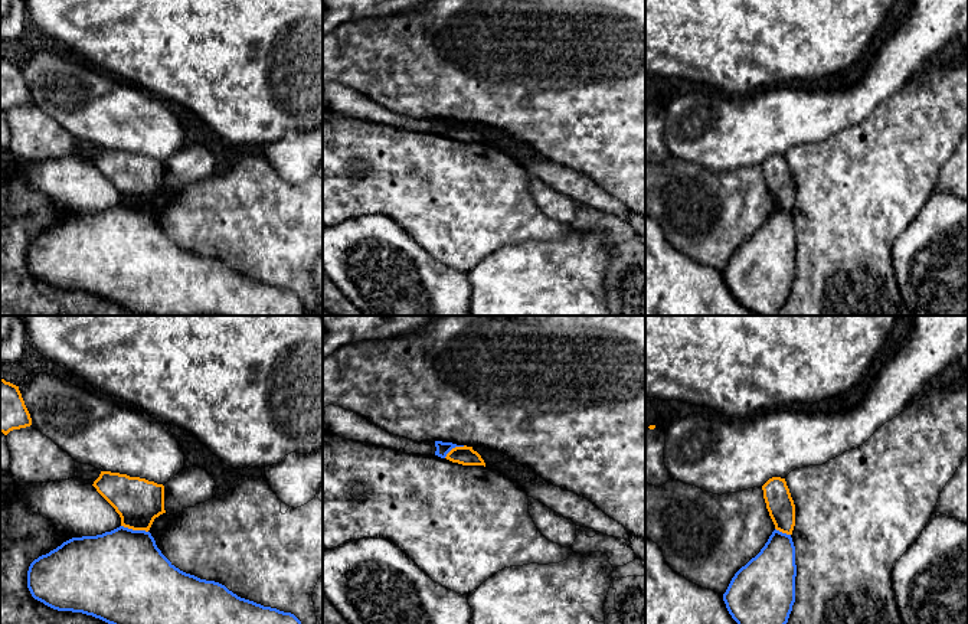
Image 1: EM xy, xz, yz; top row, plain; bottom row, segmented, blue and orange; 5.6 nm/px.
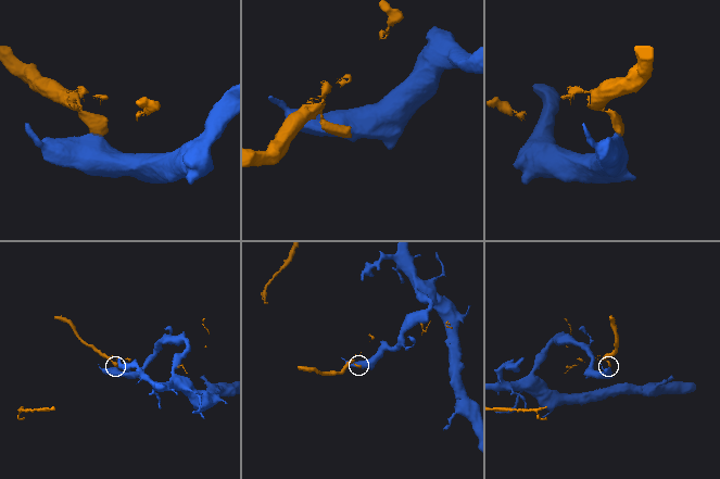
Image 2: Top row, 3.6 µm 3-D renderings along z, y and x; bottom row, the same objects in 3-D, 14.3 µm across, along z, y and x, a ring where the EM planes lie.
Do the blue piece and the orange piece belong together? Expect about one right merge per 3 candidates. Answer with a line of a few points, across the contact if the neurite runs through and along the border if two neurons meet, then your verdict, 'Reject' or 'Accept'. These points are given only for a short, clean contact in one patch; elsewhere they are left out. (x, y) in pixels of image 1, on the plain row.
Line: xy (121, 202), (147, 209). Reject

